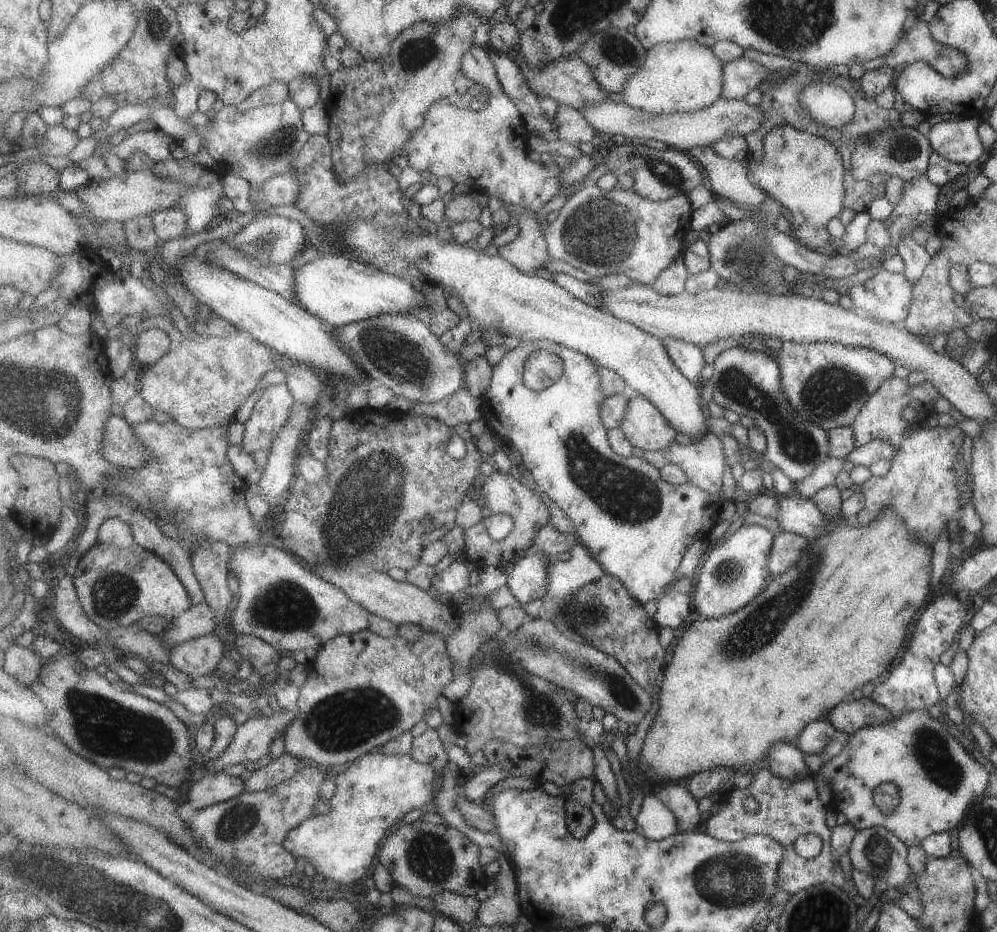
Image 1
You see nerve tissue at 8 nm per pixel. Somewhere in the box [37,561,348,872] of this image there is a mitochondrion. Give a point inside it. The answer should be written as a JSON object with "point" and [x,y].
{"point":[101,727]}

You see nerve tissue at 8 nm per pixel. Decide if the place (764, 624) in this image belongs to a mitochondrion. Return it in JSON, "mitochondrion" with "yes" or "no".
{"mitochondrion":"yes"}

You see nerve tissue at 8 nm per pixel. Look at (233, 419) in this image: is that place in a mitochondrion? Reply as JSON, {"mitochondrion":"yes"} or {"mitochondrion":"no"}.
{"mitochondrion":"no"}

